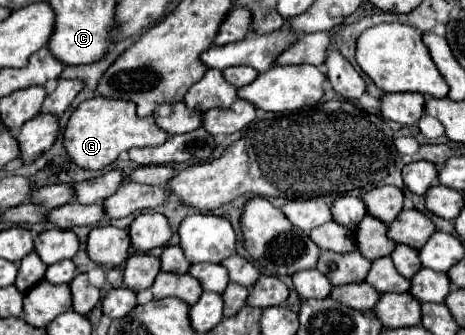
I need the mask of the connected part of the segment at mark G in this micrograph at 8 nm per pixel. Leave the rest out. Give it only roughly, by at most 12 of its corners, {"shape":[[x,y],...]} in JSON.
{"shape":[[95,96],[65,128],[81,168],[103,170],[119,152],[167,140],[133,102]]}

